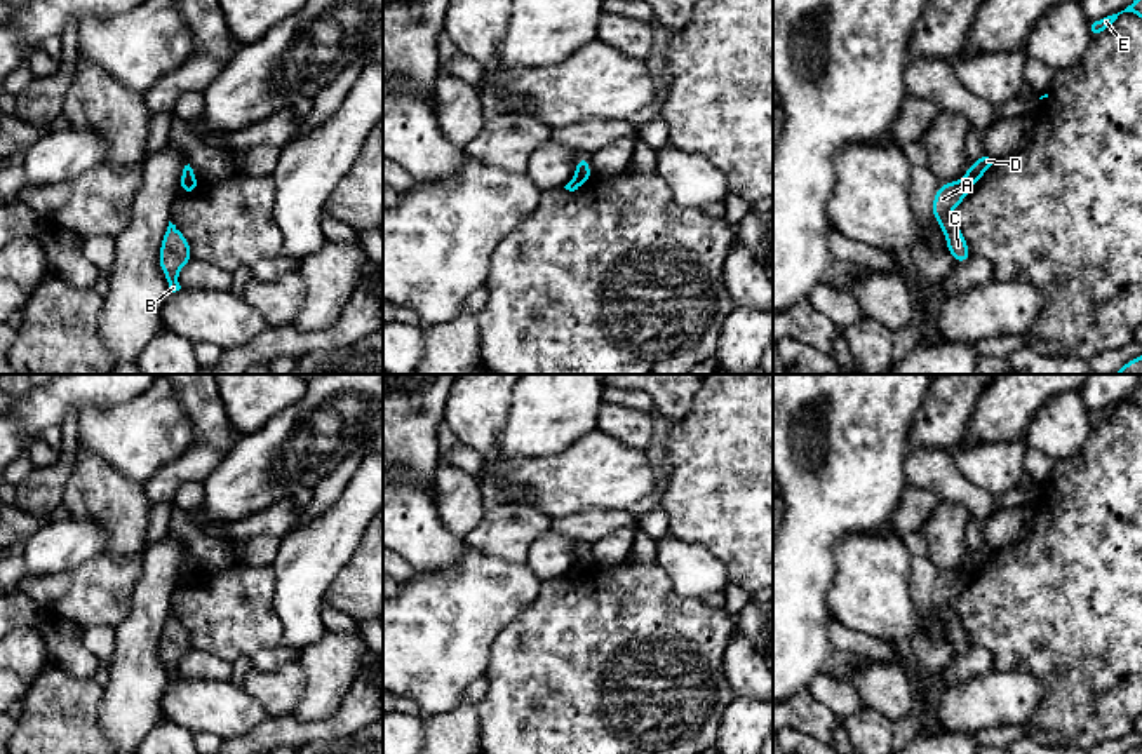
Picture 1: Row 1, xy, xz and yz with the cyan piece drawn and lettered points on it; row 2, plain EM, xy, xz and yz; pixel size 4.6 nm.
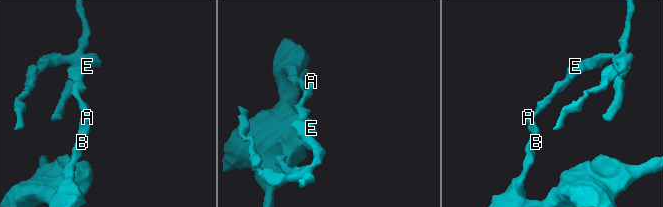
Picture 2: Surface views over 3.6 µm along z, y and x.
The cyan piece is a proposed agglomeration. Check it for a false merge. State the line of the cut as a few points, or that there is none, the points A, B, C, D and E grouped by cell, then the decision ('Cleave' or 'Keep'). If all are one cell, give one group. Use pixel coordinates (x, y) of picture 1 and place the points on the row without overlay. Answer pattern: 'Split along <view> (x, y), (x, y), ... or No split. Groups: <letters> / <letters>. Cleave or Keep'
Split along yz (963, 570), (970, 577). Groups: A B C / D E. Cleave

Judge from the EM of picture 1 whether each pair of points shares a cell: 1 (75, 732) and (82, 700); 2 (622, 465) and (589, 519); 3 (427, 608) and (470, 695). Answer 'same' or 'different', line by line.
1: same
2: different
3: different

